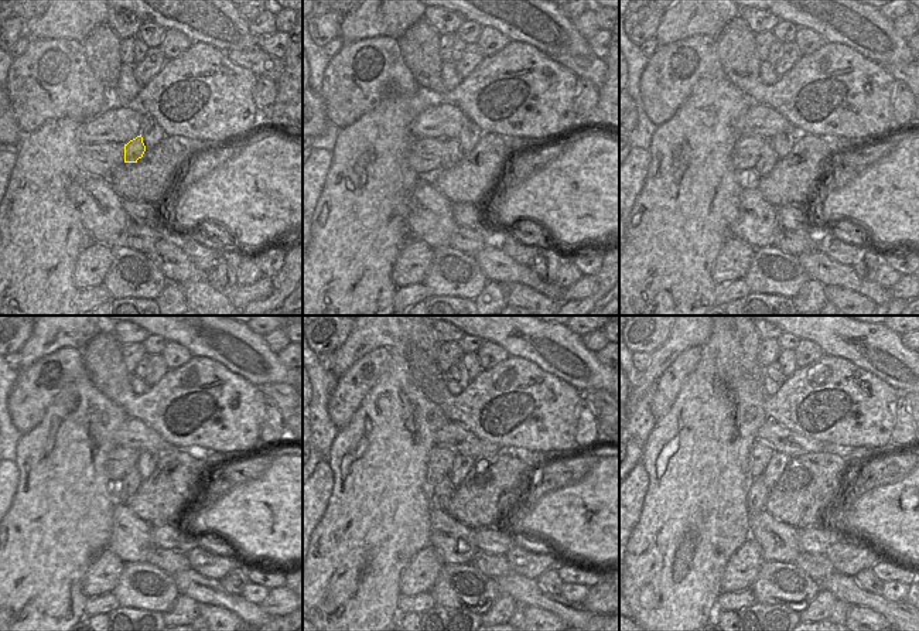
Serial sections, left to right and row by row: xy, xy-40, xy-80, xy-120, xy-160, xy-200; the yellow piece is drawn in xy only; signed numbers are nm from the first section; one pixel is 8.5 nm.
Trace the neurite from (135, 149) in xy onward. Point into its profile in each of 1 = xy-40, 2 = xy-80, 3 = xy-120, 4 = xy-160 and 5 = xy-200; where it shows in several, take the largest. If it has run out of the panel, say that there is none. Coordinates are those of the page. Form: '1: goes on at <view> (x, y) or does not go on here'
1: goes on at xy-40 (451, 154)
2: goes on at xy-80 (768, 159)
3: goes on at xy-120 (132, 481)
4: goes on at xy-160 (443, 491)
5: goes on at xy-200 (758, 494)

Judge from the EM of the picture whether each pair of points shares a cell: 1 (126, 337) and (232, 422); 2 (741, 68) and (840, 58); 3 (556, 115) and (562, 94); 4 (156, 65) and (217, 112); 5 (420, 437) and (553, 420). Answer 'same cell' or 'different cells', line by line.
1: different cells
2: same cell
3: same cell
4: different cells
5: different cells

